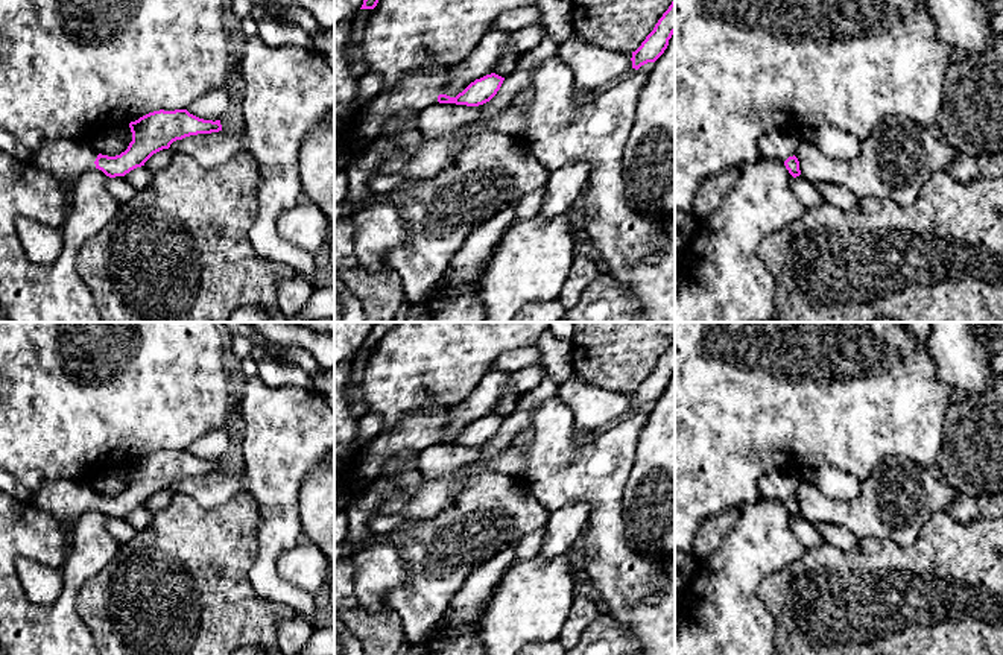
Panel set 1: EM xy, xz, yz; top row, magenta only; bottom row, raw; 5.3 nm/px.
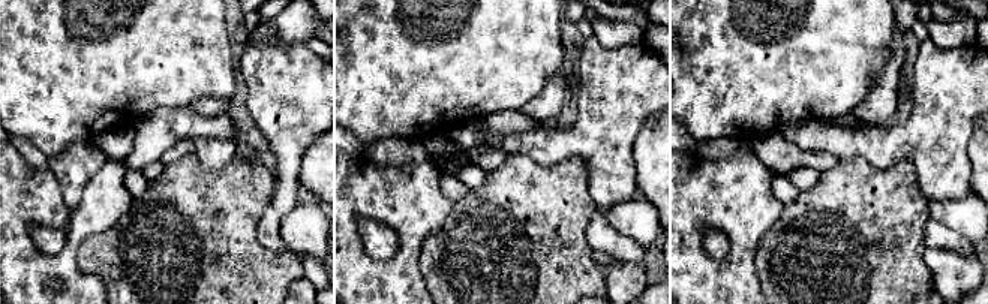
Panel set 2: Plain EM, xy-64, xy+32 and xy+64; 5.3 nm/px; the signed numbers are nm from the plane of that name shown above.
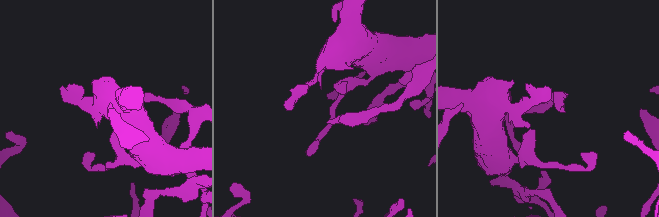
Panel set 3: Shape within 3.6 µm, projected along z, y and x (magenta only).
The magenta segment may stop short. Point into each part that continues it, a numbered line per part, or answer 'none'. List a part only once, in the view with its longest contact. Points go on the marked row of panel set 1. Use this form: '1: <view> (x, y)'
1: xy (67, 160)

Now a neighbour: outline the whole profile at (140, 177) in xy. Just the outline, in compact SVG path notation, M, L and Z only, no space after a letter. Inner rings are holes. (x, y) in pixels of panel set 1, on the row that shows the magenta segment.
M141 166L141 167L131 170L123 178L128 182L131 182L137 190L141 190L149 185L152 176L153 173L146 166Z

